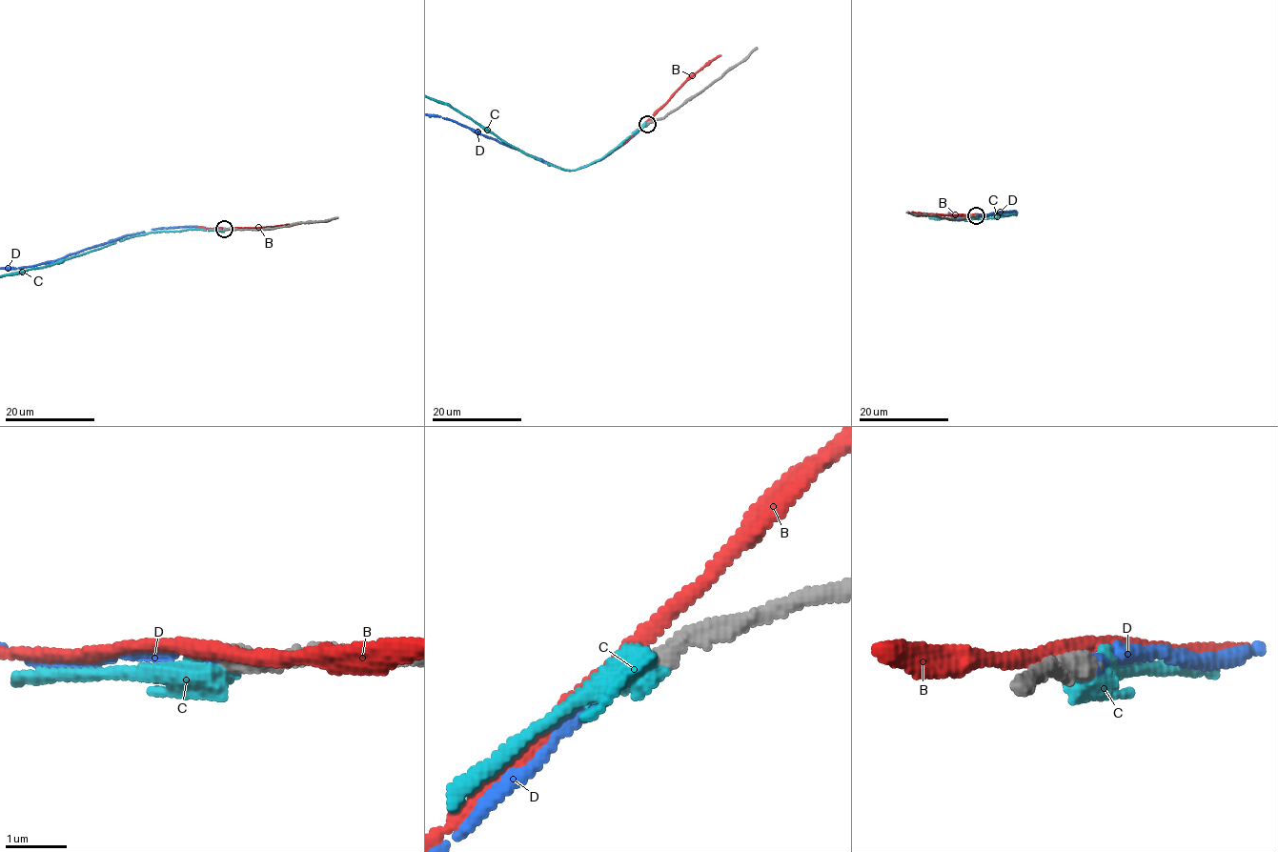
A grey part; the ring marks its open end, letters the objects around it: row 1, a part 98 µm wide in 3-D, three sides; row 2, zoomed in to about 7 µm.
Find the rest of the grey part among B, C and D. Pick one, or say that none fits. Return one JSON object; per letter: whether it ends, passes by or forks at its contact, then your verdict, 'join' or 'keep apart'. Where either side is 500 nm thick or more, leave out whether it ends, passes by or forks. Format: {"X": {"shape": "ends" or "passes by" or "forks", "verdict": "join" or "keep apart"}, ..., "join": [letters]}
{"B": {"shape": "passes by", "verdict": "keep apart"}, "C": {"verdict": "keep apart"}, "D": {"shape": "ends", "verdict": "join"}, "join": ["D"]}

